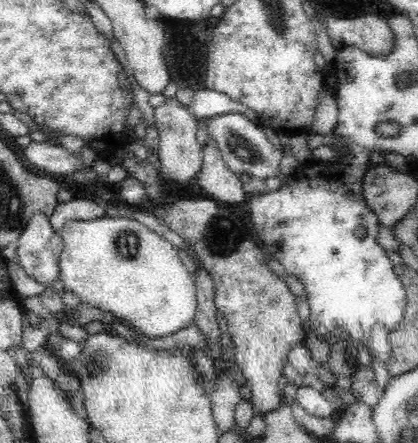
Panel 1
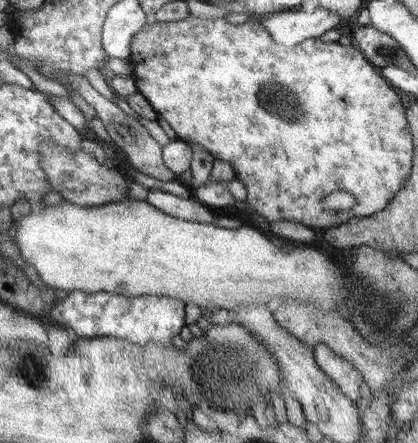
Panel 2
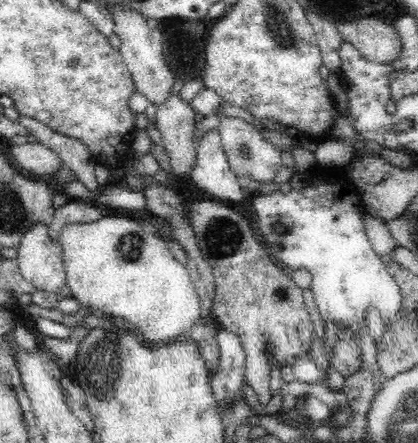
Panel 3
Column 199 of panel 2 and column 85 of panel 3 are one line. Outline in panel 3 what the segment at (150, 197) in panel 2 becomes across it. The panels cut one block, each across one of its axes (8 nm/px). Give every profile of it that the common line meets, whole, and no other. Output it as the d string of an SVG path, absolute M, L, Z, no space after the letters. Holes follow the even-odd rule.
M70 202L70 204L56 210L54 222L48 228L48 238L50 238L50 242L58 242L64 226L68 226L68 224L90 224L90 222L96 222L100 218L102 218L102 208L98 208L94 204Z

